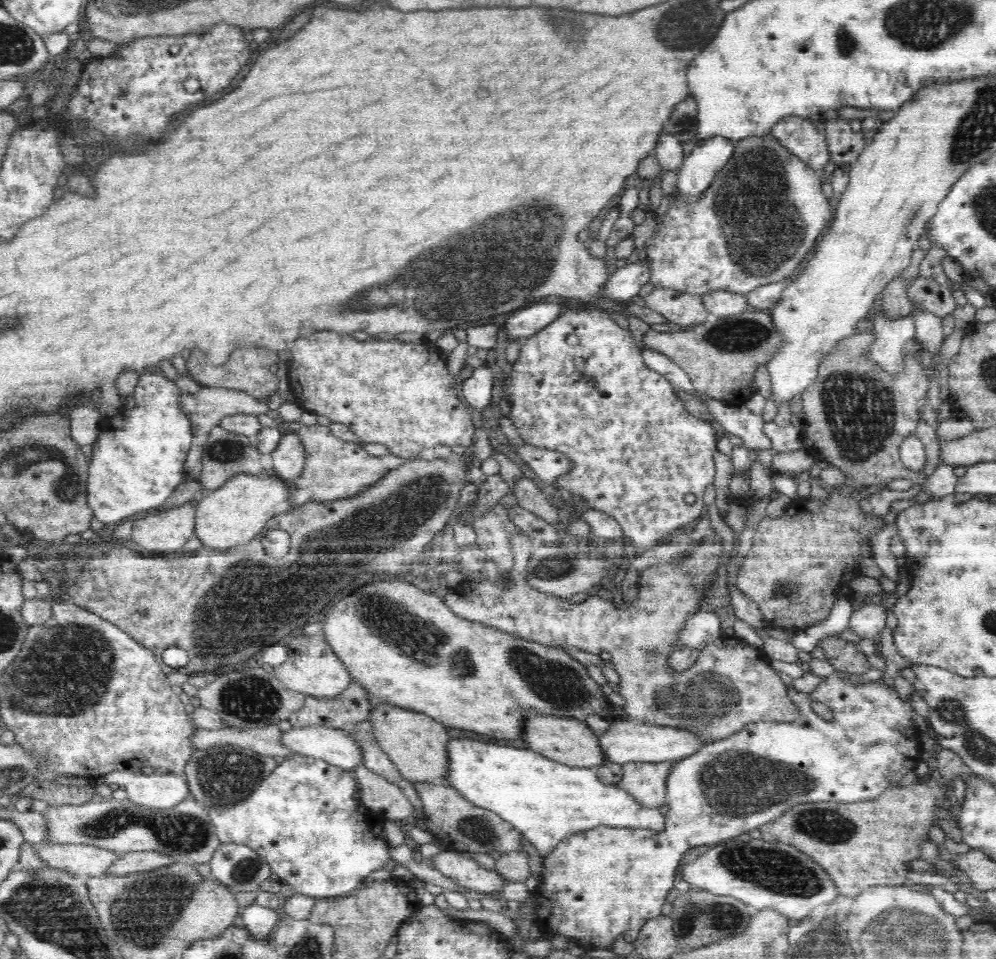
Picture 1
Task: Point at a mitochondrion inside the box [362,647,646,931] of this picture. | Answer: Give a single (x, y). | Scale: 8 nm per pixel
(479, 831)

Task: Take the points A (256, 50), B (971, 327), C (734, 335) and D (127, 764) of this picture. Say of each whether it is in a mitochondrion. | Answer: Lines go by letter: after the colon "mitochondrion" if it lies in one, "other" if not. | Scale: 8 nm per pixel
A: other
B: other
C: mitochondrion
D: other

